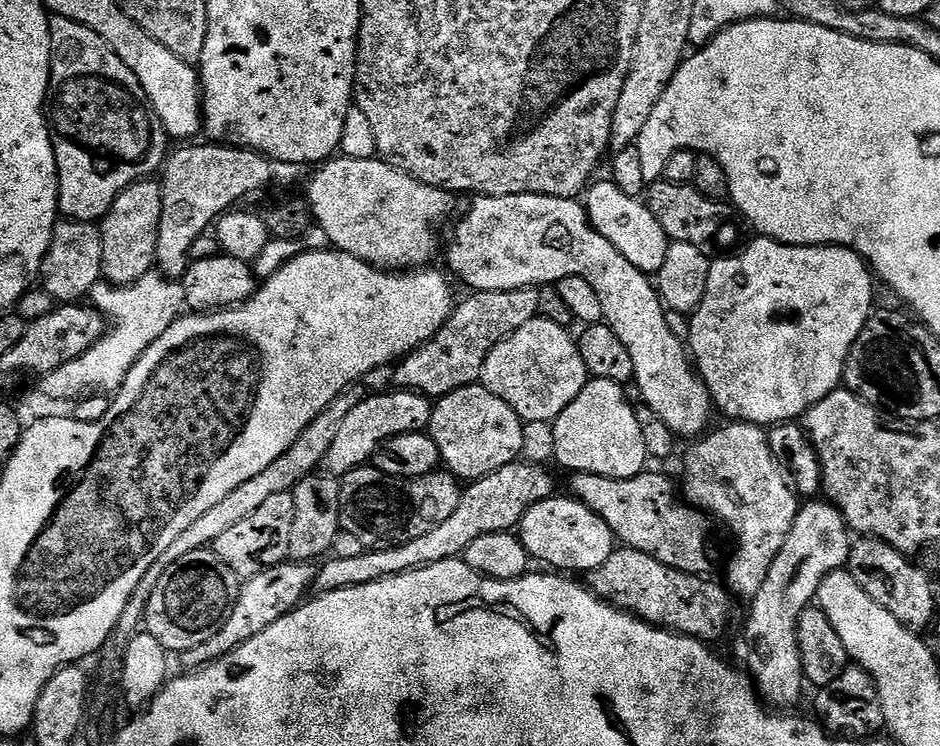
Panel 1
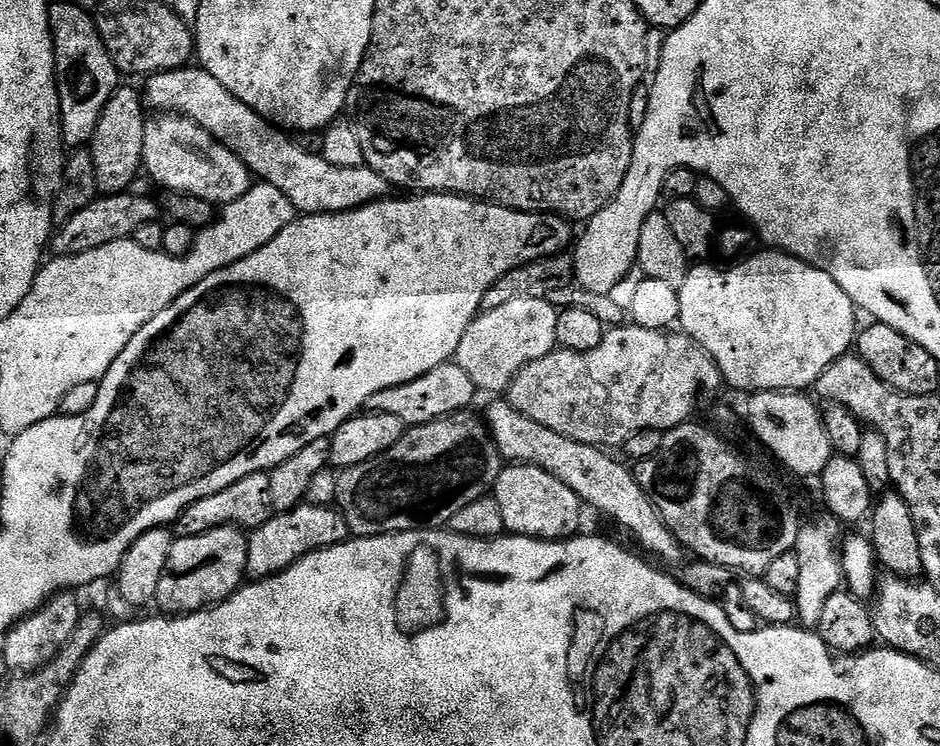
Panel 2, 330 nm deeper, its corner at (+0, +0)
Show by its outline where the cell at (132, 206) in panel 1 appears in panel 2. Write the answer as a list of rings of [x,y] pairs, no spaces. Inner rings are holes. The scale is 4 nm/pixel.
[[[121,86],[116,89],[110,102],[106,102],[106,110],[102,110],[102,118],[98,118],[98,126],[90,141],[97,193],[113,196],[129,191],[135,185],[132,183],[135,182],[136,175],[141,175],[144,166],[142,138],[145,119],[146,101],[139,87]]]

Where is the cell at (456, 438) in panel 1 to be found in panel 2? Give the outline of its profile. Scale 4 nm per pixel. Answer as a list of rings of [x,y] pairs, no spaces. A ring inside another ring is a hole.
[[[496,398],[488,408],[486,423],[496,449],[505,461],[517,464],[532,464],[535,468],[546,470],[558,478],[570,490],[578,494],[585,505],[597,508],[604,516],[609,516],[620,528],[625,528],[642,547],[653,552],[660,560],[669,560],[679,565],[685,559],[686,549],[680,545],[678,538],[664,525],[664,519],[650,502],[650,498],[636,481],[633,469],[627,463],[619,464],[615,455],[582,442],[574,442],[570,438],[562,438],[562,434],[554,434],[554,430],[546,430],[546,426],[538,426],[526,414],[514,410],[507,399]]]

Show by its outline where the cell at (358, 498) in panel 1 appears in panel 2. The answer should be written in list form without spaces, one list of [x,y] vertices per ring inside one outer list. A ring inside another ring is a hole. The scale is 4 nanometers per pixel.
[[[465,410],[444,416],[434,422],[409,427],[401,440],[394,442],[390,450],[362,462],[358,466],[343,469],[337,475],[335,507],[346,518],[349,533],[353,537],[389,536],[395,532],[427,532],[440,530],[450,518],[458,514],[470,502],[489,495],[495,489],[502,471],[502,457],[488,432],[488,425],[475,416],[475,411]]]

